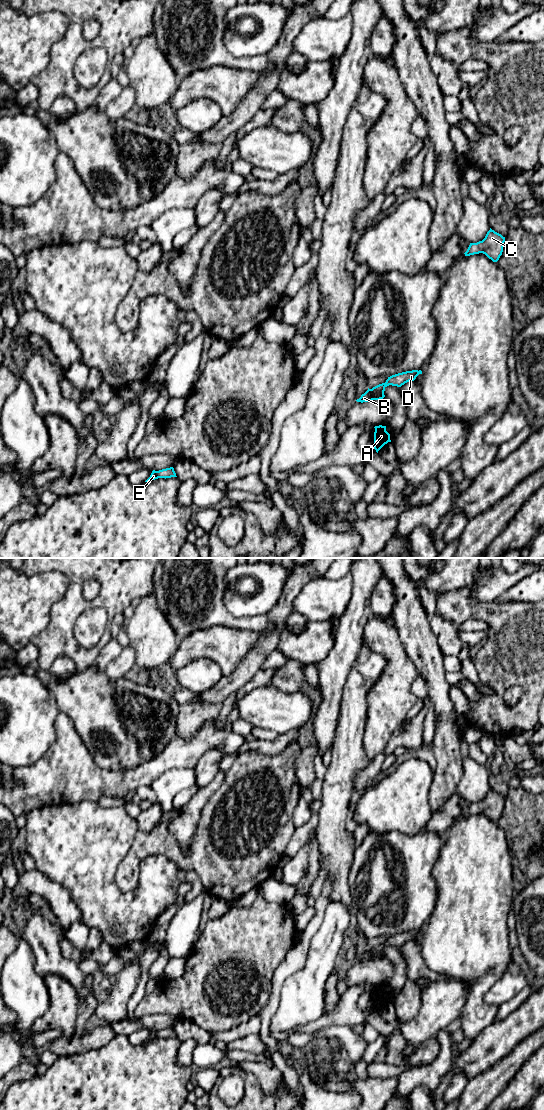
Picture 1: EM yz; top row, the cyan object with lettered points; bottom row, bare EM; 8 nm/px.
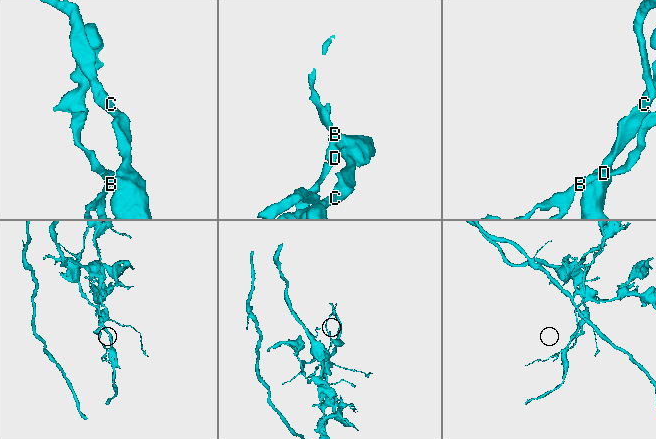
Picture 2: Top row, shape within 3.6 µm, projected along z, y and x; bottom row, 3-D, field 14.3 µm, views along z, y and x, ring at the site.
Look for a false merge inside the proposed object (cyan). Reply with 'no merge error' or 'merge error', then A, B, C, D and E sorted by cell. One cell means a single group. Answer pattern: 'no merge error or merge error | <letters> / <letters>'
merge error | A C / B D E

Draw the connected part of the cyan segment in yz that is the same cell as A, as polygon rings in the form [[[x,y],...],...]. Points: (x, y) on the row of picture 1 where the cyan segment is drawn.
[[[375,426],[375,432],[374,432],[374,449],[378,453],[378,451],[388,442],[391,442],[390,440],[390,434],[386,431],[386,426]]]

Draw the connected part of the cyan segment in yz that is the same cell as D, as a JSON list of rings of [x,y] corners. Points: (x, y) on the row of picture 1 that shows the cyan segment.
[[[421,370],[406,371],[392,375],[388,377],[385,383],[379,384],[373,387],[372,389],[367,390],[356,401],[361,403],[372,401],[378,394],[380,393],[384,394],[385,388],[387,386],[392,385],[392,386],[401,387],[402,385],[404,385],[409,381],[414,381],[419,374],[422,374]]]

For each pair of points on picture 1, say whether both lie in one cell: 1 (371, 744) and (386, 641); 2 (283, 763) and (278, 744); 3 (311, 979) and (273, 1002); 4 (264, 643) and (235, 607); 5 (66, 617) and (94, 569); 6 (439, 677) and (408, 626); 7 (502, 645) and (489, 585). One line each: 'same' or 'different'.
1: same
2: different
3: different
4: different
5: same
6: same
7: different

